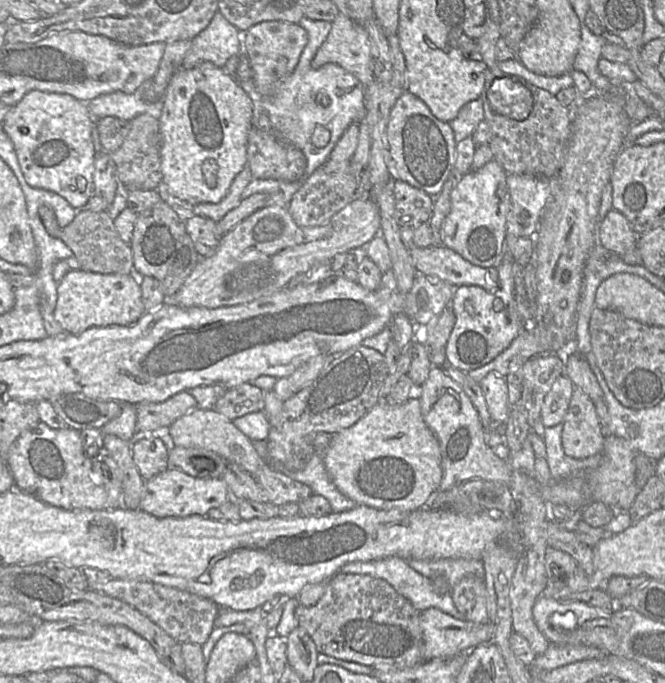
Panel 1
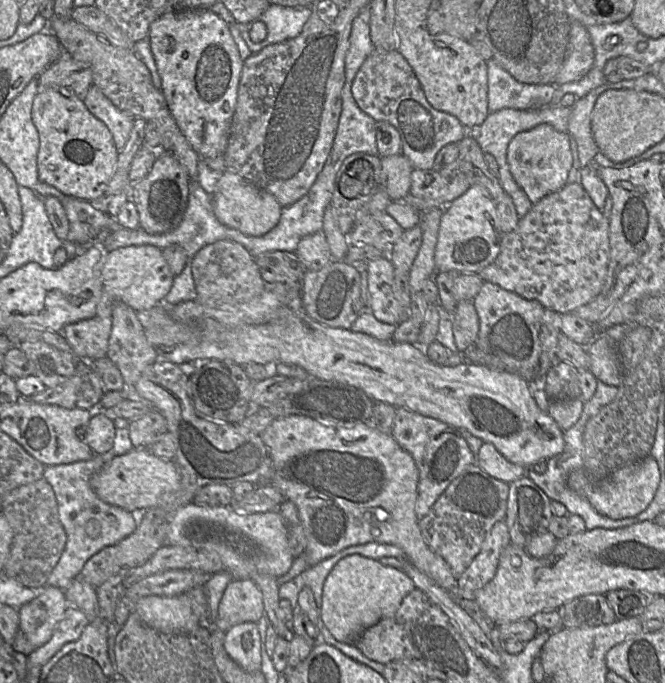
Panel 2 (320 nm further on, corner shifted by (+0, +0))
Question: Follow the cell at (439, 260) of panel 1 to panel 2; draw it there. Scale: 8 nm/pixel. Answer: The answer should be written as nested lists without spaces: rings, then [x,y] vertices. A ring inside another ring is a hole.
[[[580,182],[566,183],[563,188],[553,192],[536,204],[532,204],[530,211],[522,218],[519,219],[518,225],[515,230],[507,234],[502,234],[500,242],[500,252],[496,259],[483,270],[477,274],[484,282],[490,282],[500,286],[501,288],[513,292],[527,300],[535,300],[543,305],[545,309],[553,310],[559,314],[573,313],[577,308],[588,304],[595,299],[601,292],[606,280],[608,266],[610,260],[610,241],[609,241],[609,219],[603,215],[589,194],[583,188]]]

